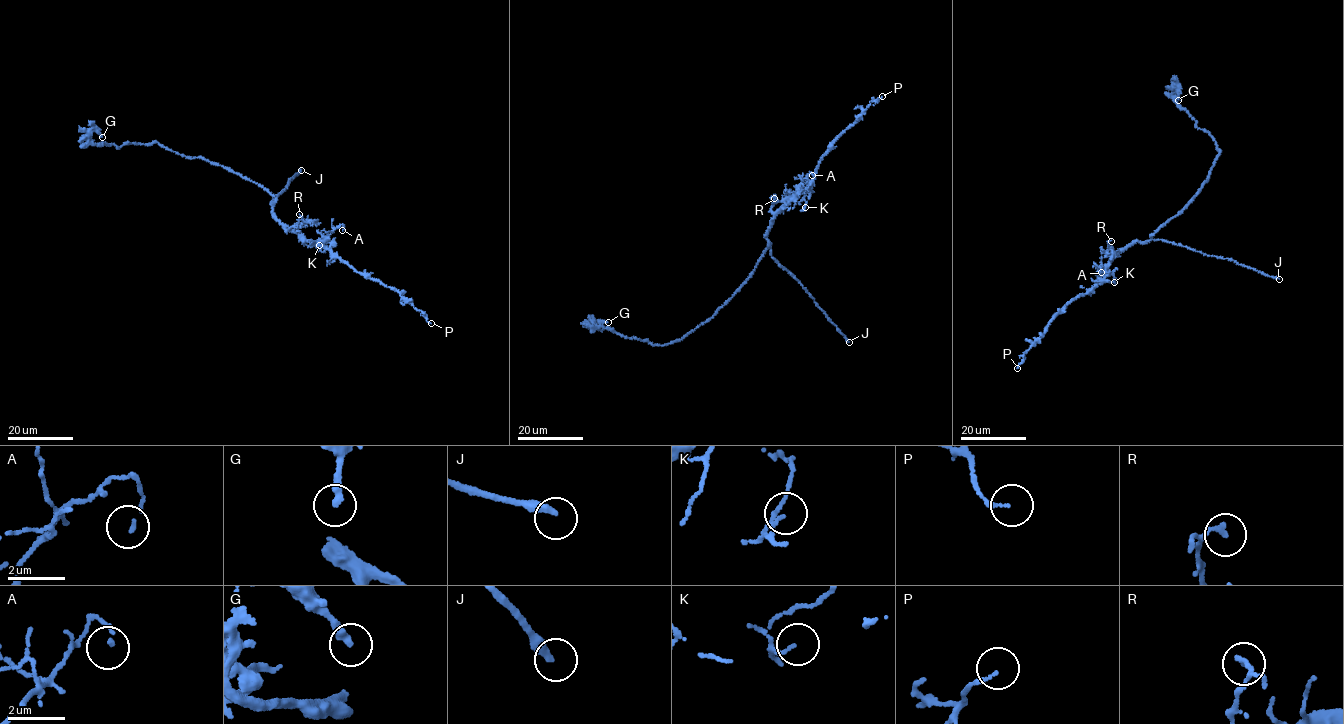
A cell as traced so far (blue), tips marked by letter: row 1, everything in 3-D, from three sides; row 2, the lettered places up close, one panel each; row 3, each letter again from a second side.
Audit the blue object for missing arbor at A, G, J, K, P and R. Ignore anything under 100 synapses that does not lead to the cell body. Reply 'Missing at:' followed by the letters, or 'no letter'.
Missing at: J

